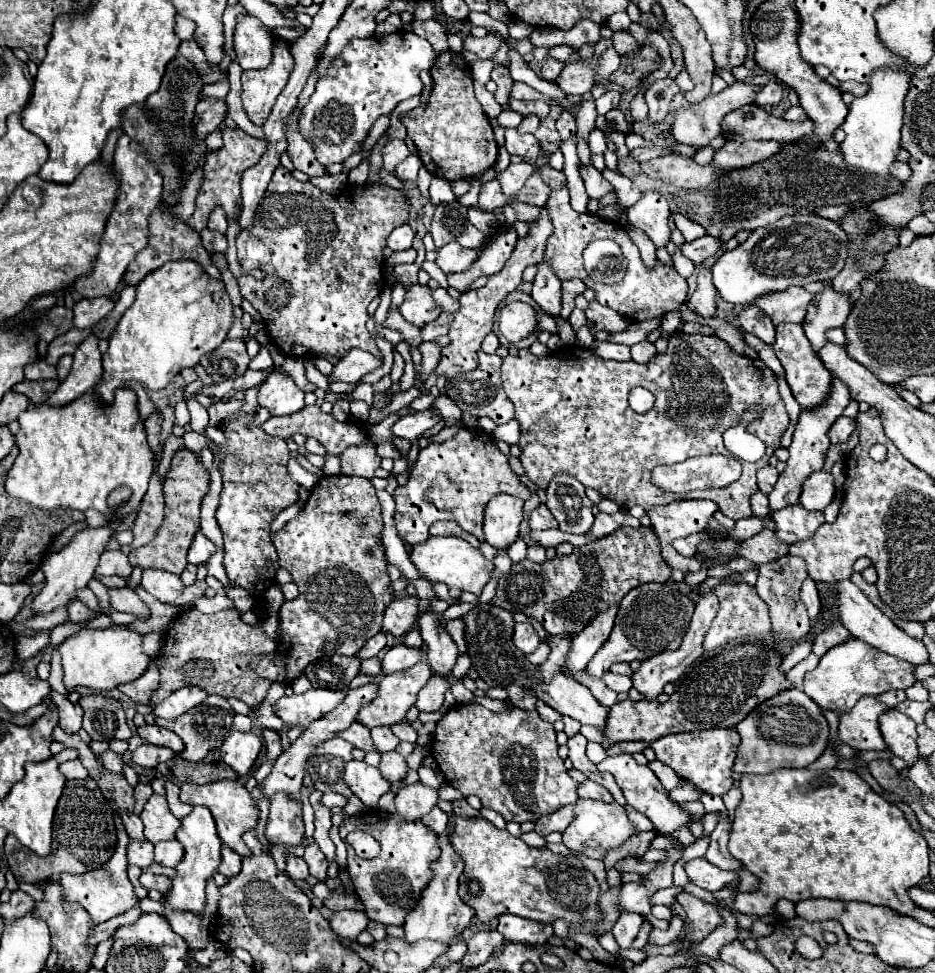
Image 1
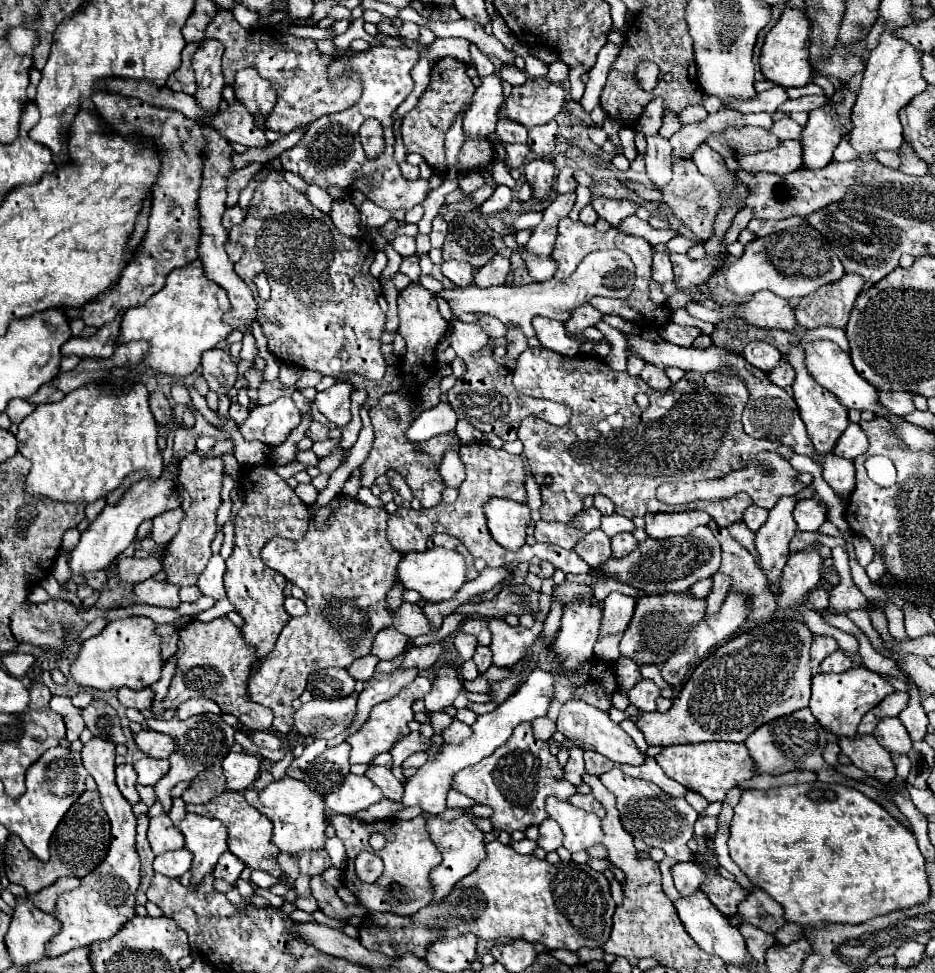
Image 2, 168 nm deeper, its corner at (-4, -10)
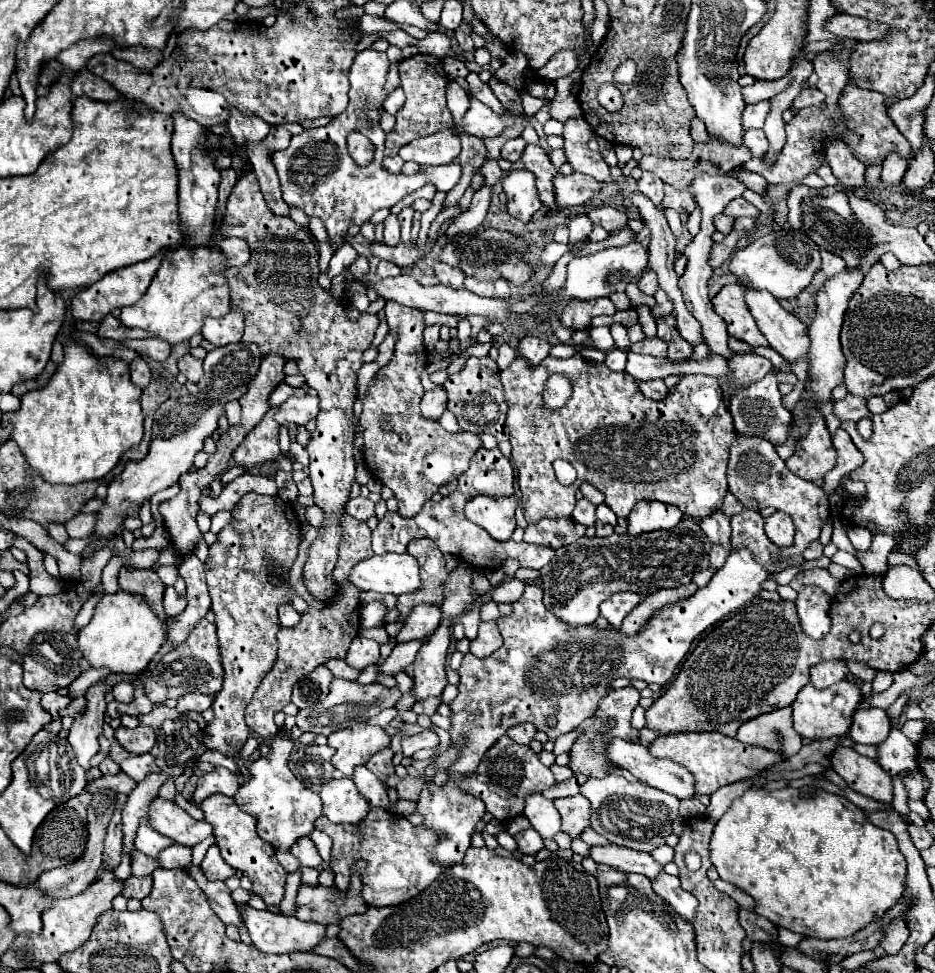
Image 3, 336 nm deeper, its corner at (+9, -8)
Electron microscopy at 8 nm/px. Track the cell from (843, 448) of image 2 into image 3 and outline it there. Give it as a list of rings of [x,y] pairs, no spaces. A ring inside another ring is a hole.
[[[837,429],[835,437],[833,437],[833,445],[837,449],[837,465],[825,475],[825,493],[835,491],[839,487],[839,481],[843,475],[851,473],[853,469],[863,465],[863,455],[859,453],[859,449],[853,445],[851,437],[843,431]]]

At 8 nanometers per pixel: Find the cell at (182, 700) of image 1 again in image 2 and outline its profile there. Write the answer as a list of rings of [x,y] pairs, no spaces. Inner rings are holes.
[[[188,699],[178,705],[176,719],[188,719],[192,715],[202,715],[202,713],[220,715],[220,707],[212,699]]]

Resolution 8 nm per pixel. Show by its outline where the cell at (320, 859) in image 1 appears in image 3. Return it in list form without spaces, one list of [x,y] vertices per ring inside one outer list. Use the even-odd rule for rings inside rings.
[[[301,885],[297,891],[295,917],[301,921],[313,921],[321,925],[339,923],[347,915],[365,913],[367,903],[361,897],[361,889],[349,887],[347,891],[337,891],[323,885]]]

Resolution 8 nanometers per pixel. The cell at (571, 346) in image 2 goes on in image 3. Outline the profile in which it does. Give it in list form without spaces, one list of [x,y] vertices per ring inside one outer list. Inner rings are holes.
[[[525,335],[521,341],[519,341],[519,347],[517,347],[517,353],[527,361],[527,365],[535,367],[539,365],[551,351],[551,345],[545,341],[545,339],[539,339],[535,335]]]

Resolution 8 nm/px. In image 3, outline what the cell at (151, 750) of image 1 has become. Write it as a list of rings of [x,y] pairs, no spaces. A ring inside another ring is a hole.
[[[143,753],[143,755],[131,755],[129,759],[125,759],[121,763],[121,771],[133,777],[135,781],[143,781],[147,773],[159,773],[159,767],[155,765],[151,753]]]

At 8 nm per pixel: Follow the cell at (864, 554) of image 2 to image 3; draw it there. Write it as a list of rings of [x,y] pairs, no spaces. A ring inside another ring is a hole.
[[[837,551],[837,553],[831,557],[831,561],[837,563],[837,565],[843,565],[843,567],[855,571],[855,573],[863,573],[861,563],[855,559],[855,555],[851,555],[851,553],[847,553],[847,551]]]

